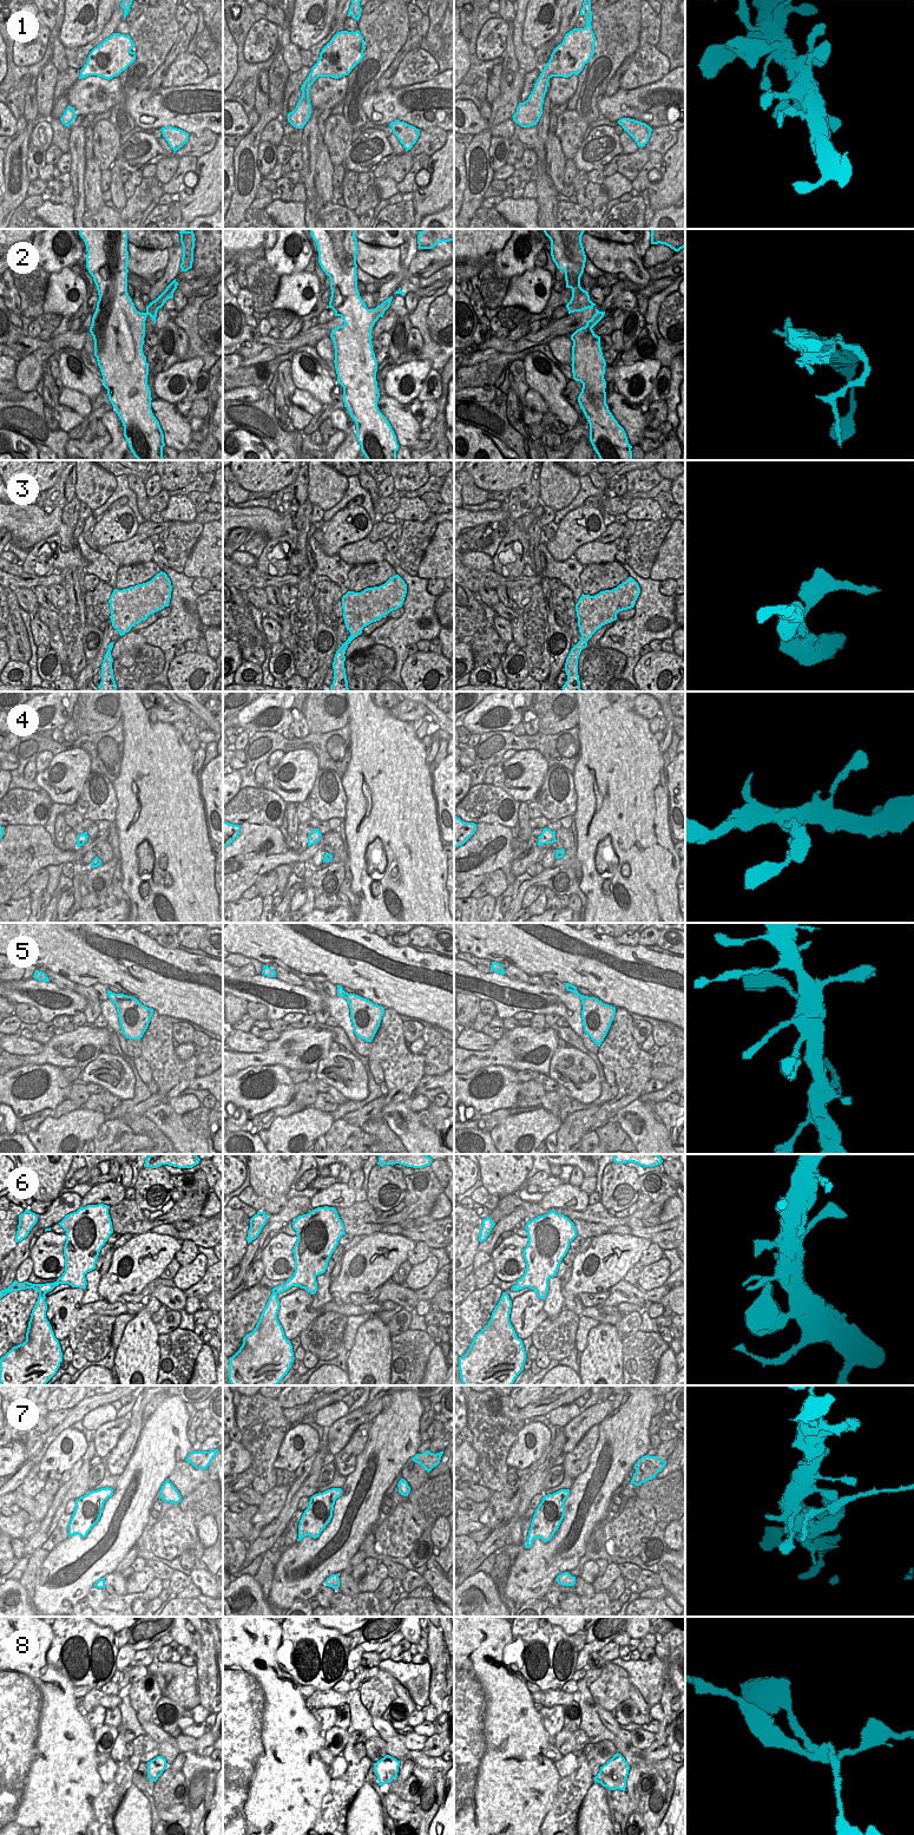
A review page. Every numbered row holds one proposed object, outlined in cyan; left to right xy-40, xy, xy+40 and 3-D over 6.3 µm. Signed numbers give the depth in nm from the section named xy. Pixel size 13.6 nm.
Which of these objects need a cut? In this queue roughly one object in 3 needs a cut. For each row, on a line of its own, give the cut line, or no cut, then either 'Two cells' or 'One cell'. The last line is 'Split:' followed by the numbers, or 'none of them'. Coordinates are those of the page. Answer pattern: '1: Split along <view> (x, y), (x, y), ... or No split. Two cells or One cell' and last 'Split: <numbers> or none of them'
1: No split. One cell
2: Split along xy (373, 309), (379, 316). Two cells
3: Split along xy+40 (580, 640), (584, 647). Two cells
4: No split. One cell
5: No split. One cell
6: No split. One cell
7: Split along xy (403, 1479), (400, 1481). Two cells
8: Split along xy+40 (628, 1769), (615, 1769), (610, 1774), (599, 1771). Two cells
Split: 2, 3, 7, 8

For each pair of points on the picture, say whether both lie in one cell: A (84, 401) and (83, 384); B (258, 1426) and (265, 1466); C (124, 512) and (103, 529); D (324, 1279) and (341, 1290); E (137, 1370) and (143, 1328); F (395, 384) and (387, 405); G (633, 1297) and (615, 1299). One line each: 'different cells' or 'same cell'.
A: different cells
B: same cell
C: same cell
D: different cells
E: same cell
F: different cells
G: same cell

